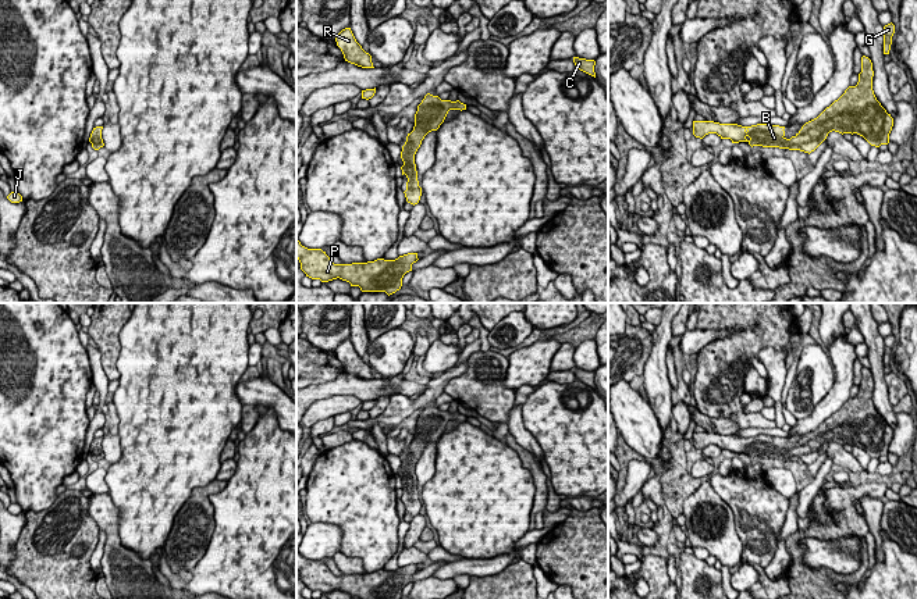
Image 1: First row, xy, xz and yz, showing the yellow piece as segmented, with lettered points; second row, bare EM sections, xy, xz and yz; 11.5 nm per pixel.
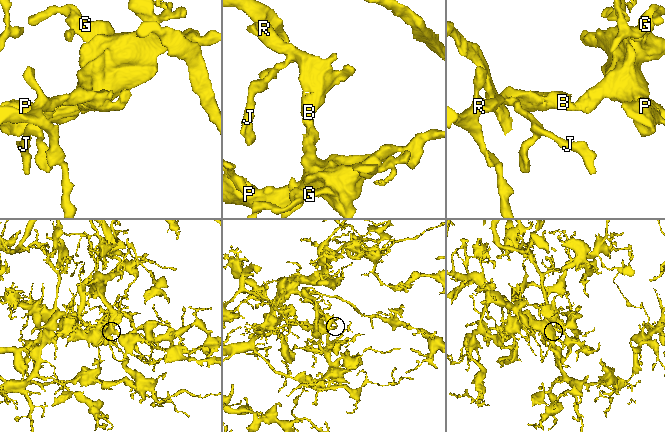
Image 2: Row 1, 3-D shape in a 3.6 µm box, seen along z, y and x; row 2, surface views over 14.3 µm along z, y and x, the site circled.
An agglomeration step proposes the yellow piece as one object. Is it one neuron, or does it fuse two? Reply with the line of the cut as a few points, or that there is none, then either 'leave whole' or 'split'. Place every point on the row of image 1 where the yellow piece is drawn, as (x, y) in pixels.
no cut; leave whole

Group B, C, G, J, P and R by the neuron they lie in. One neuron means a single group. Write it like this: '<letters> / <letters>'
B C G J P R

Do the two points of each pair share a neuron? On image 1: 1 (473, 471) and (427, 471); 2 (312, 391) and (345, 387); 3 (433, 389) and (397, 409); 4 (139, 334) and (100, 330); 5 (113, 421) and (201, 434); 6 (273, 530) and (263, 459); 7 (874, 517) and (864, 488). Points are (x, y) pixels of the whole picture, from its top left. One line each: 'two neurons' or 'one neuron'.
1: two neurons
2: one neuron
3: one neuron
4: two neurons
5: two neurons
6: one neuron
7: two neurons

